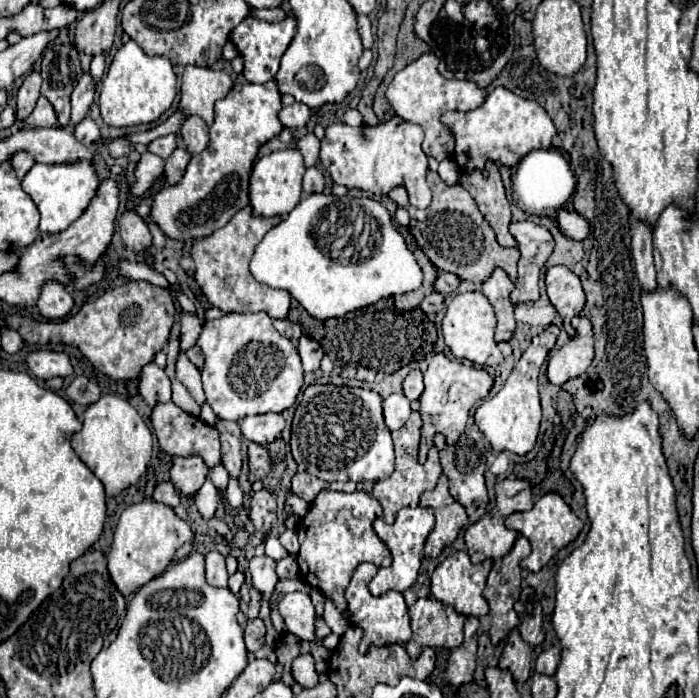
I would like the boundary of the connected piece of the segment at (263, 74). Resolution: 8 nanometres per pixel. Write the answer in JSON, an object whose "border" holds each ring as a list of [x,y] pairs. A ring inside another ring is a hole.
{"border":[[[288,14],[278,24],[268,24],[268,22],[262,22],[262,20],[256,20],[256,18],[248,16],[238,28],[234,28],[230,38],[238,46],[240,56],[244,60],[244,72],[242,72],[244,78],[248,82],[256,82],[256,84],[272,80],[278,72],[282,54],[286,52],[288,44],[292,42],[292,36],[296,36],[296,18],[292,14]]]}

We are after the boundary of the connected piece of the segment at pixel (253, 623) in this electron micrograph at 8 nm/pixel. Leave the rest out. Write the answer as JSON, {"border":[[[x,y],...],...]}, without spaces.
{"border":[[[262,618],[256,620],[248,620],[246,628],[244,628],[244,642],[250,654],[254,654],[256,650],[262,648],[264,644],[264,634],[266,634],[266,626],[262,622]]]}

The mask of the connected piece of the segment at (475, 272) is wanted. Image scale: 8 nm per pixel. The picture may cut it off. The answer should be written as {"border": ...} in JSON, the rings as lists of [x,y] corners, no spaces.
{"border":[[[428,170],[428,184],[432,192],[432,204],[426,210],[412,208],[408,204],[408,194],[404,188],[390,190],[390,200],[398,204],[398,208],[408,210],[410,214],[410,234],[414,236],[418,248],[428,256],[428,260],[442,272],[452,272],[460,280],[468,280],[472,284],[482,284],[490,278],[494,268],[502,268],[512,282],[516,282],[516,264],[520,258],[518,248],[502,248],[496,242],[494,230],[480,214],[472,196],[460,186],[448,186],[440,180],[440,176]]]}

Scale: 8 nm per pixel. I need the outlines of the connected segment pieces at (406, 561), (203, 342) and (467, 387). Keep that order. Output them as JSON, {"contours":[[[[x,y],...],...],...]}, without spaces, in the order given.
{"contours":[[[[422,506],[402,508],[398,512],[398,518],[396,518],[394,524],[386,524],[382,518],[378,518],[374,522],[374,532],[388,546],[394,562],[388,568],[380,568],[378,574],[372,578],[372,582],[368,586],[372,596],[382,596],[390,590],[404,592],[416,582],[420,560],[422,560],[422,548],[424,548],[424,542],[426,542],[432,528],[434,528],[434,510],[432,508],[422,508]]],[[[230,312],[218,320],[206,320],[202,326],[202,334],[198,338],[198,346],[206,356],[206,364],[202,368],[202,384],[206,400],[218,418],[242,420],[244,416],[284,412],[296,402],[300,388],[304,384],[304,370],[300,364],[300,356],[296,346],[288,338],[276,332],[266,312],[244,312],[244,314]]],[[[436,354],[432,362],[428,364],[424,372],[424,392],[420,396],[420,416],[422,416],[422,440],[420,440],[420,452],[418,452],[418,462],[426,462],[426,452],[434,446],[432,438],[436,432],[444,434],[446,444],[456,444],[460,434],[466,428],[468,422],[468,412],[470,408],[488,396],[492,388],[492,376],[474,366],[466,366],[458,360],[448,360],[444,354]]]]}

